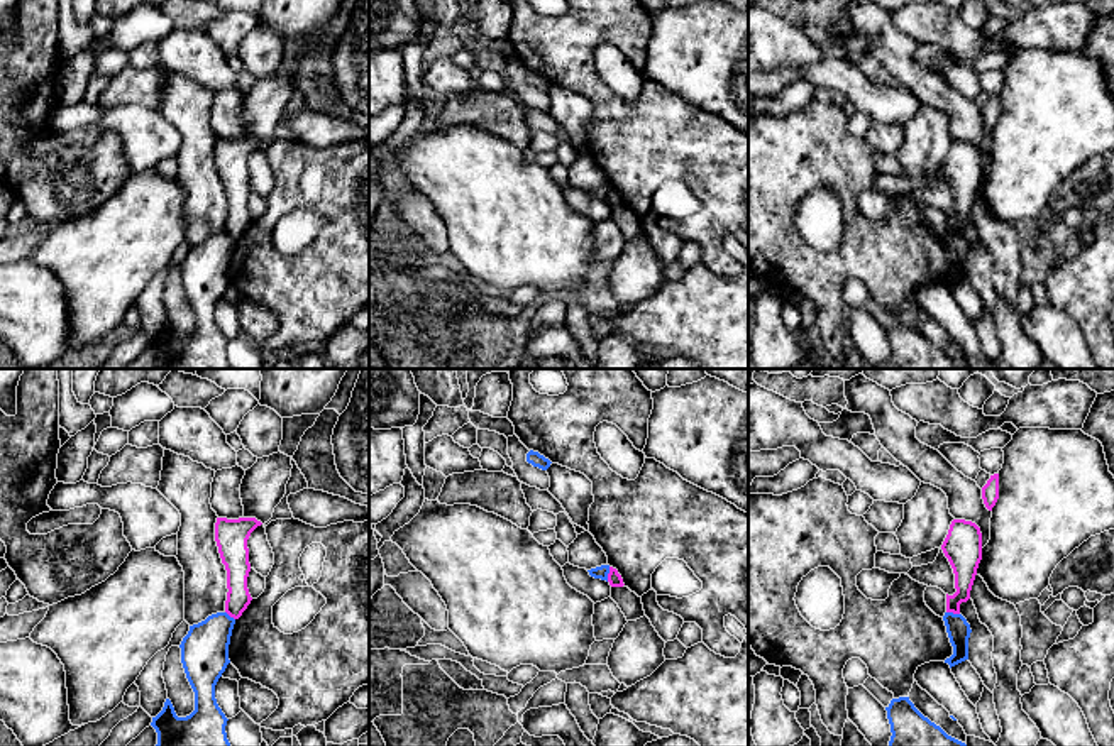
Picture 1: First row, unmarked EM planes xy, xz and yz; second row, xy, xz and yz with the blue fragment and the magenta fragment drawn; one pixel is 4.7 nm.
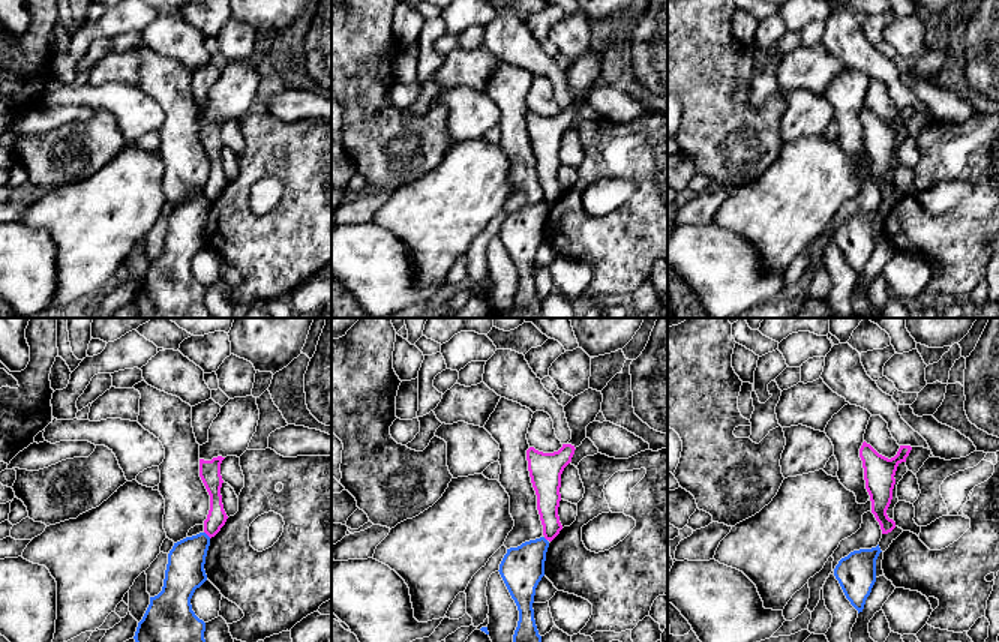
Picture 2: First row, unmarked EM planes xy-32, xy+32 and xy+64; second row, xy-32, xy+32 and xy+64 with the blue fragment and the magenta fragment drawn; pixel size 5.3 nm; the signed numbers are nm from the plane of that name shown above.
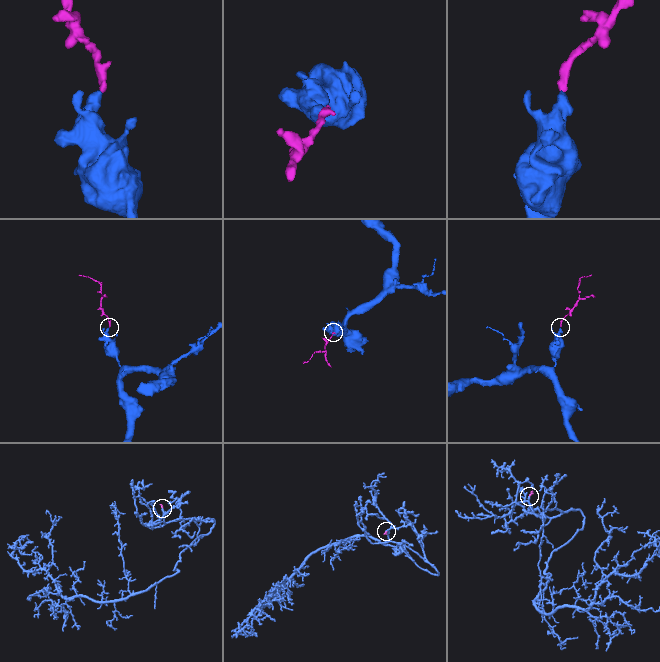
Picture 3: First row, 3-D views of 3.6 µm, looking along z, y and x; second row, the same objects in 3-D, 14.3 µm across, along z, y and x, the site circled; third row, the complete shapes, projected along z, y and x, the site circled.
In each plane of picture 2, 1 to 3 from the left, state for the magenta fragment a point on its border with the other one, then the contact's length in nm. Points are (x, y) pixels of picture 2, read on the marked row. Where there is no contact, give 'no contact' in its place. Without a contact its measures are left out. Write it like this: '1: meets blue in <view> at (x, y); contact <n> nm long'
1: meets blue in xy-32 at (206, 534); contact 50 nm long
2: meets blue in xy+32 at (545, 539); contact 30 nm long
3: no contact

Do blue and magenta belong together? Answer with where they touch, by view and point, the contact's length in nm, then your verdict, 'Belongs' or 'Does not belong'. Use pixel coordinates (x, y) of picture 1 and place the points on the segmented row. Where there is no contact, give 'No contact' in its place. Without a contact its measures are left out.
Touches blue at xz (608, 572). Shared border 70 nm. Does not belong

